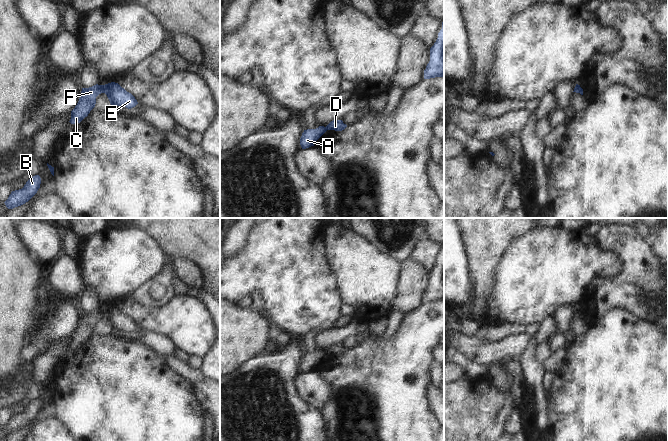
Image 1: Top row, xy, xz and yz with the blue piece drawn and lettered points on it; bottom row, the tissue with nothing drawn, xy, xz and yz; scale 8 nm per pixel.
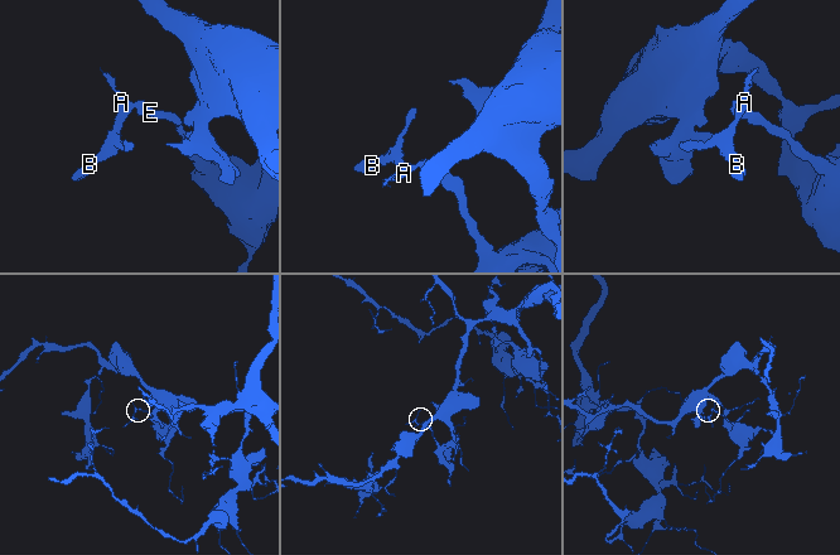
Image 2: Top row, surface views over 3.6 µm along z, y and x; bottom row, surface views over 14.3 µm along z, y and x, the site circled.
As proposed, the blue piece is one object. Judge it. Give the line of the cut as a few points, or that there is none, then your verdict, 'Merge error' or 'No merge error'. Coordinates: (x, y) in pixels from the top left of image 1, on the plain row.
Split along xy (103, 309), (102, 316). Merge error.

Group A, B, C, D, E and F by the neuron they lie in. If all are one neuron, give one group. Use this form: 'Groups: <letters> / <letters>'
Groups: A B C F / D E.

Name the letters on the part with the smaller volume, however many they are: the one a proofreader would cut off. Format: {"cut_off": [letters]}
{"cut_off": ["A", "B", "C", "F"]}

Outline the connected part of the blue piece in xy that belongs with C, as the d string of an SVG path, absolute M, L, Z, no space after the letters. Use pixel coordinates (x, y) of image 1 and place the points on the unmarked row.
M96 308L89 312L82 312L79 325L71 335L71 343L69 345L71 348L78 348L88 340L95 331L96 321L103 317L102 311L103 309Z

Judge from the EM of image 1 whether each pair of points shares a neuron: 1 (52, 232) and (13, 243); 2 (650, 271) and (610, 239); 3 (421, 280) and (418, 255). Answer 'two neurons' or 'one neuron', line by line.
1: two neurons
2: one neuron
3: two neurons

